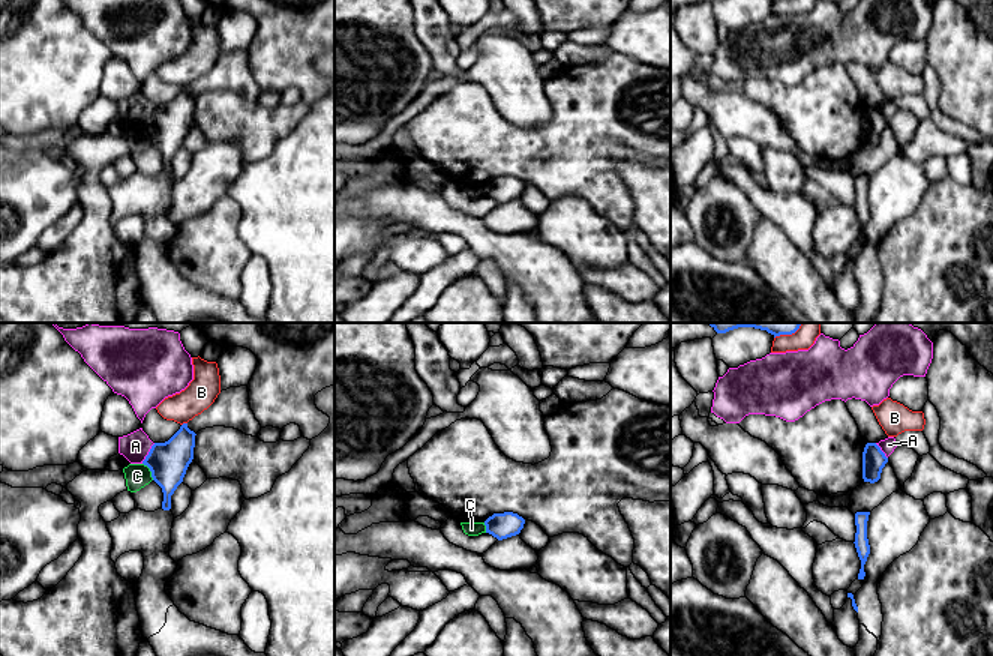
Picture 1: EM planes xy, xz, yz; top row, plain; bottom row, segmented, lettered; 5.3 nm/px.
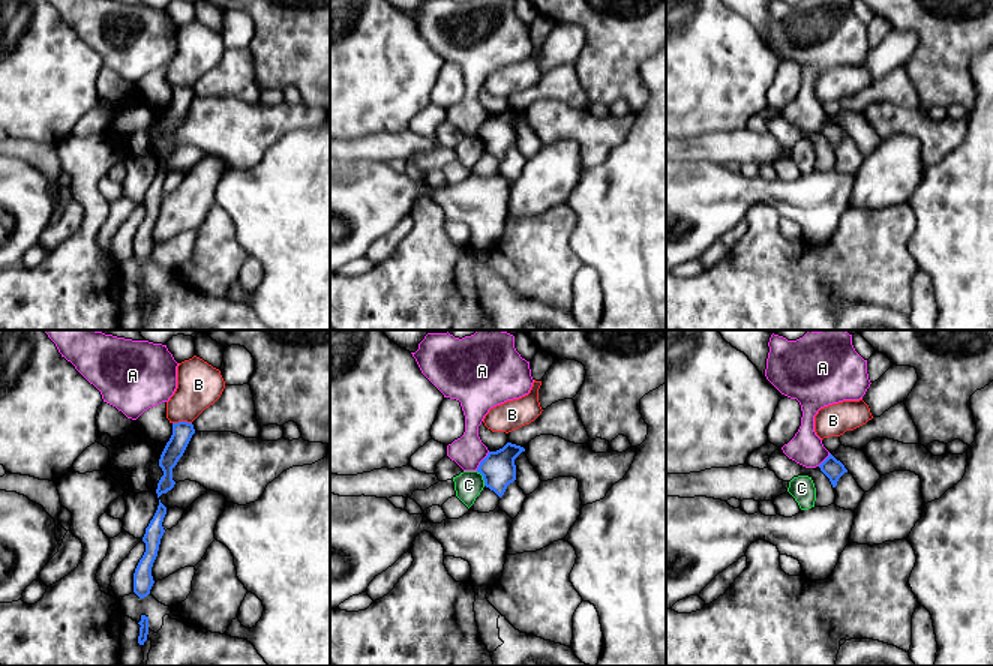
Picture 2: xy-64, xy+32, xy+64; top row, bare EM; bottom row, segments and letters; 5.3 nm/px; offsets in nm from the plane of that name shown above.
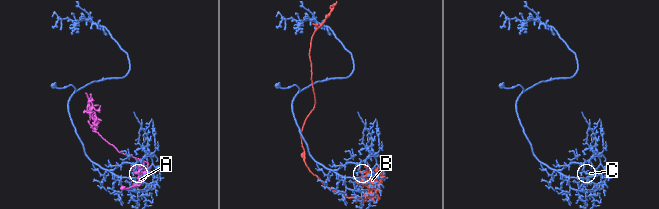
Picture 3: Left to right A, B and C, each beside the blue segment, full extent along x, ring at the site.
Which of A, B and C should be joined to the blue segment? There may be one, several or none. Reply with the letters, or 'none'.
none

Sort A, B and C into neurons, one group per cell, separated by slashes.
A / B / C

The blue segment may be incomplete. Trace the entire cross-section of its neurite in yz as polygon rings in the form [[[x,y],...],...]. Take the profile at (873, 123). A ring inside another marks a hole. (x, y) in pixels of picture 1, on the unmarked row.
[[[867,107],[862,116],[862,143],[874,147],[880,143],[882,132],[888,122],[876,107]]]

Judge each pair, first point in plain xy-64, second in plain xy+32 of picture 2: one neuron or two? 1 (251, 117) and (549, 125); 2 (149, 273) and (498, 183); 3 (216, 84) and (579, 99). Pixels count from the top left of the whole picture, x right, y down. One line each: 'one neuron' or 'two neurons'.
1: one neuron
2: one neuron
3: one neuron

